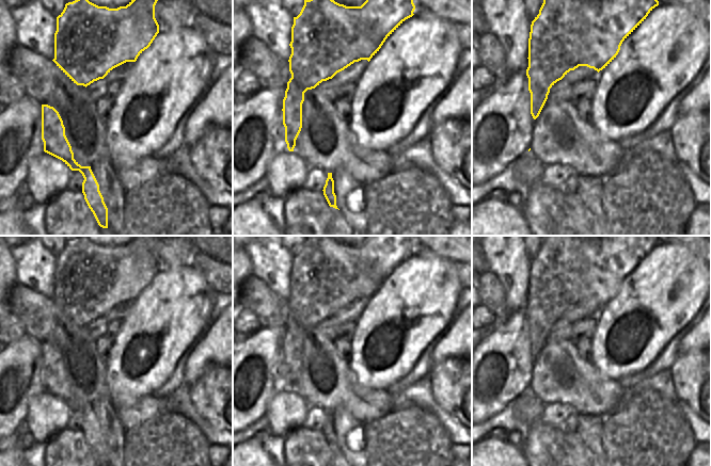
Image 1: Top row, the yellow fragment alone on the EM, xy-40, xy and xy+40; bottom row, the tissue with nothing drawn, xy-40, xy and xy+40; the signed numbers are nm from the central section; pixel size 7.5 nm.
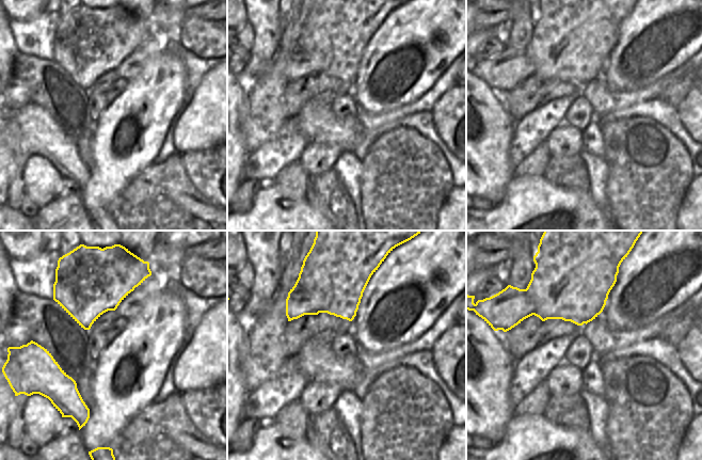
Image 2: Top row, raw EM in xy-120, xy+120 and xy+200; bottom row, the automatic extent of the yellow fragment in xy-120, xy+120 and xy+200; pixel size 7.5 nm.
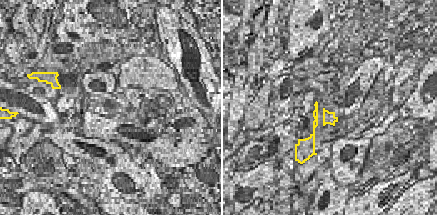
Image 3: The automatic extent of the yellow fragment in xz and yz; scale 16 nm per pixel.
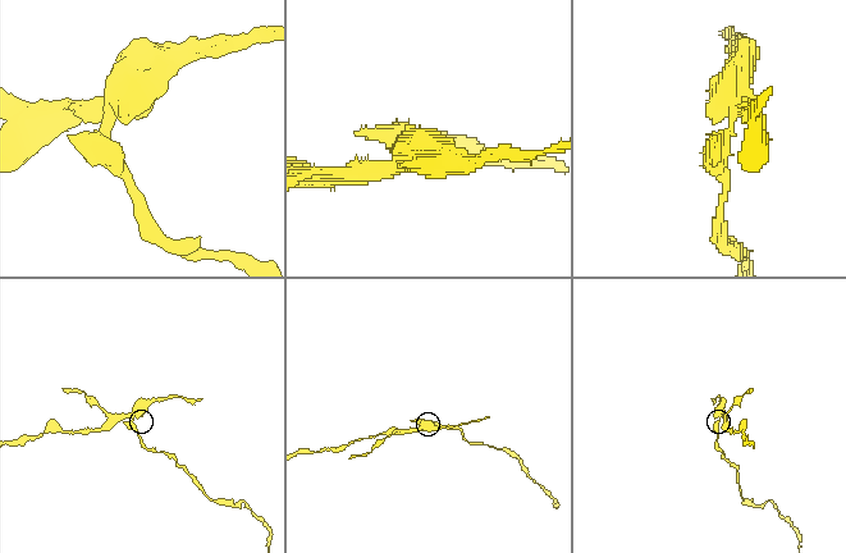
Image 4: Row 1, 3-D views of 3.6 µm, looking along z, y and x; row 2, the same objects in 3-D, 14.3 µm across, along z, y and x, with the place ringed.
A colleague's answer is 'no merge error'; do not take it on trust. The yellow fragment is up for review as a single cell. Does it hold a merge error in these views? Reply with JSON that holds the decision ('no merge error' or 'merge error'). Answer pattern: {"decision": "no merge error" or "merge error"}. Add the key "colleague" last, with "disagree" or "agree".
{"decision": "merge error", "colleague": "disagree"}

